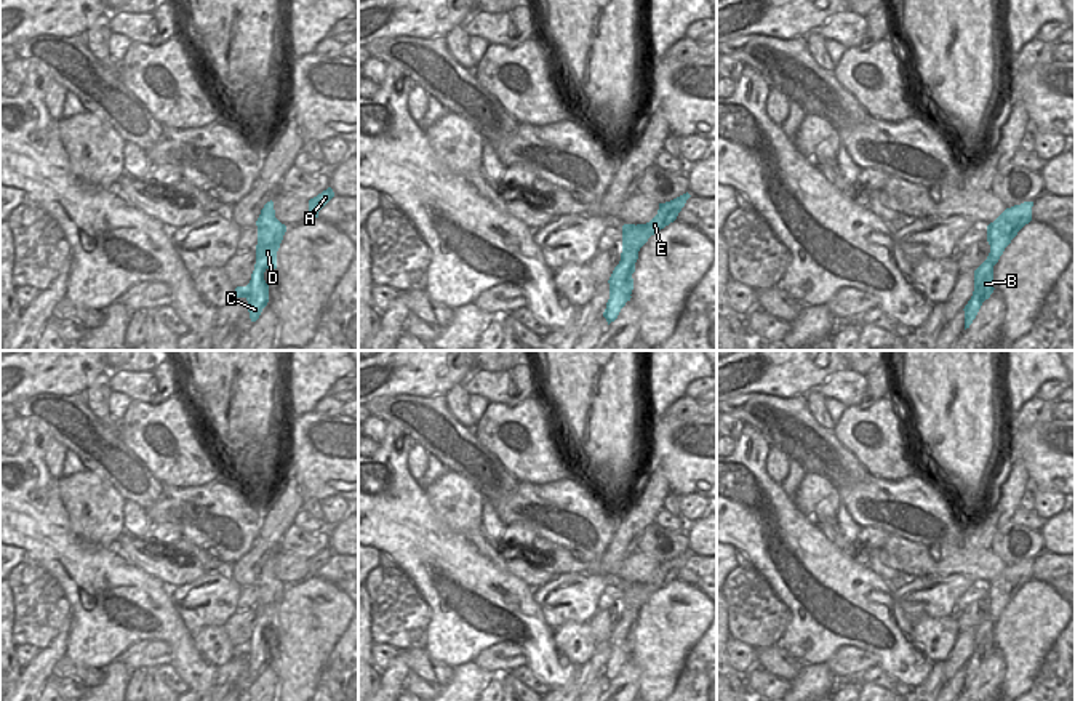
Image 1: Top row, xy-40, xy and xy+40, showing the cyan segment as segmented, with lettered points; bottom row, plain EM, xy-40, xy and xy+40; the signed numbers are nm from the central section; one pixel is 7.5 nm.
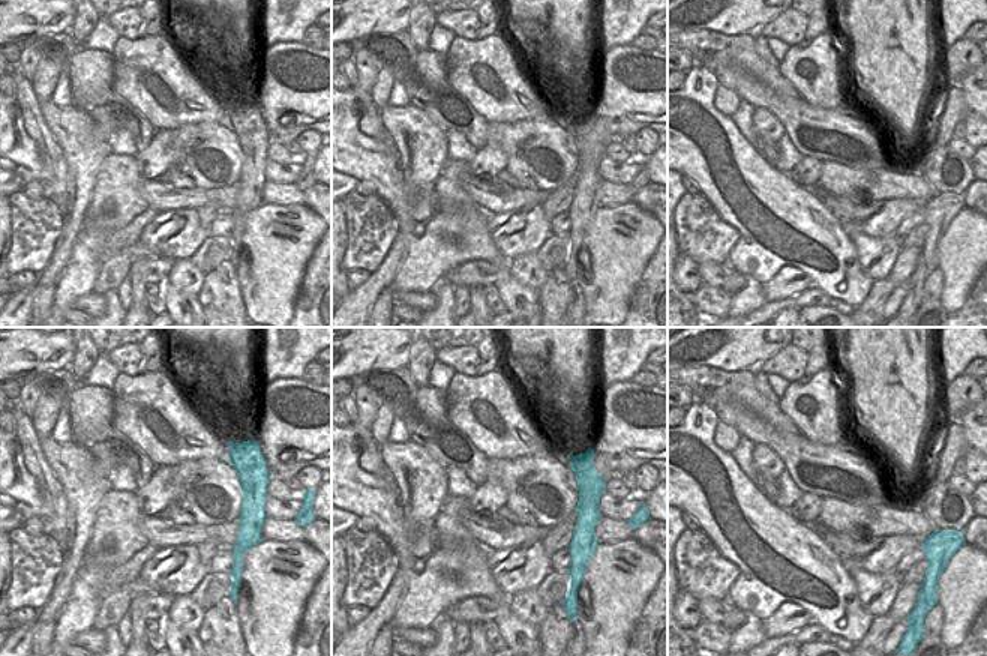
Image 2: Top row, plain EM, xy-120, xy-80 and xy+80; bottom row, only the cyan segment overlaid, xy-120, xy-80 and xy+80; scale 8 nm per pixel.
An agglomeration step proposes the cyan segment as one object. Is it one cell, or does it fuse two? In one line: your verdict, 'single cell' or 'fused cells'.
fused cells

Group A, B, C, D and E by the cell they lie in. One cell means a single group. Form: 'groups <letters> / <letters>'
groups A E / B C D

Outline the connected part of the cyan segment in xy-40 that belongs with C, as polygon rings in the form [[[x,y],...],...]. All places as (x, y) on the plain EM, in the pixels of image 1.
[[[272,559],[261,568],[256,584],[258,603],[254,629],[246,645],[235,647],[235,656],[245,656],[248,659],[251,680],[259,677],[269,661],[269,643],[264,639],[264,631],[269,626],[277,627],[277,610],[286,591],[286,584],[275,576]]]

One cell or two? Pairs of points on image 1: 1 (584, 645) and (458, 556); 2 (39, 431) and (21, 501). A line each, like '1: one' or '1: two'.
1: two
2: one

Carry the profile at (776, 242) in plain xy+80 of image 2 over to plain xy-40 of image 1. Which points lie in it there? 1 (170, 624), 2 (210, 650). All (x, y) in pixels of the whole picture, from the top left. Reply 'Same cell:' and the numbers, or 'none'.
Same cell: 1

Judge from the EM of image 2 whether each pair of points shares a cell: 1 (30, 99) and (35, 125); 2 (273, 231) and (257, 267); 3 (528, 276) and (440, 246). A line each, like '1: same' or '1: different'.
1: same
2: same
3: different

